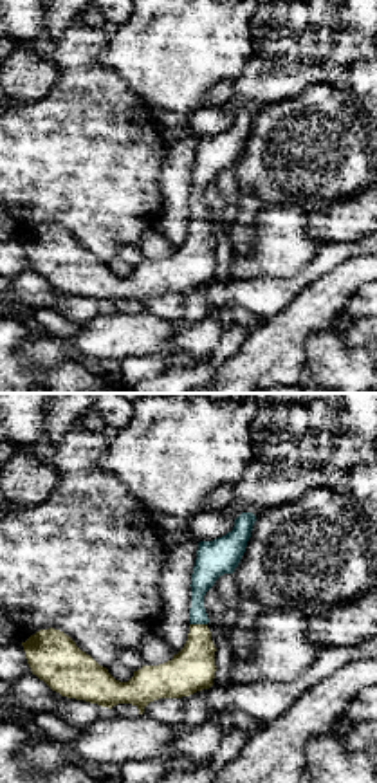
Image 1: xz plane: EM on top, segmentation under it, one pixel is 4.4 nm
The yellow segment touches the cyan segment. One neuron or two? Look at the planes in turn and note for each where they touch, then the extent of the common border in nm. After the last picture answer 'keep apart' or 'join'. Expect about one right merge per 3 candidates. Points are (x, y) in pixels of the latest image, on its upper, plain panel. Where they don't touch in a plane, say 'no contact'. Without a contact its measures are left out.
contact (199, 221); length 80 nm

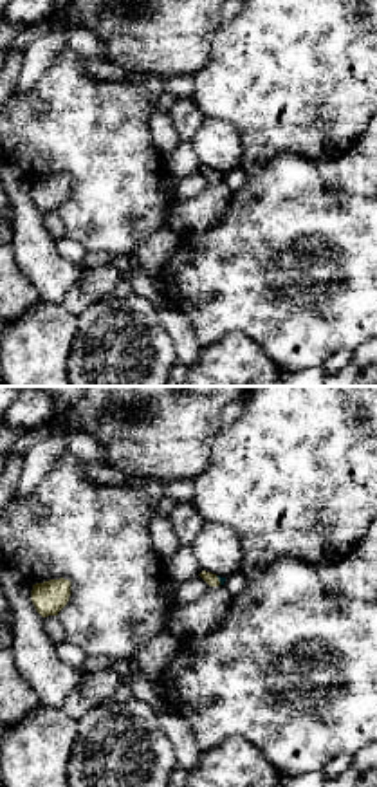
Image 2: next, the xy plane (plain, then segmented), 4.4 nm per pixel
contact (217, 175); length 50 nm

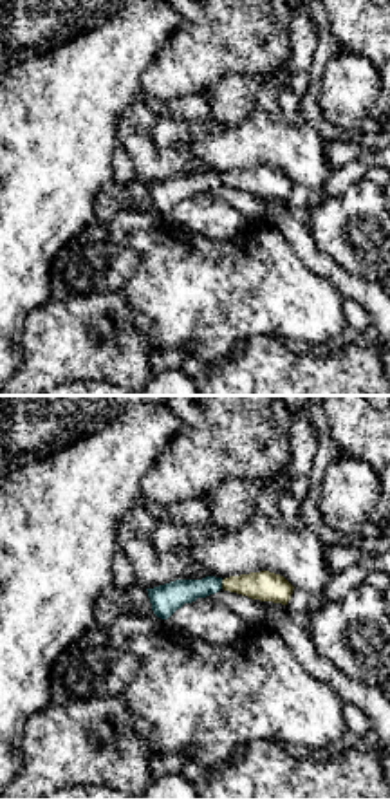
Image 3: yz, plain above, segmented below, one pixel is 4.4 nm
contact (222, 179); length 40 nm

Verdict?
join

